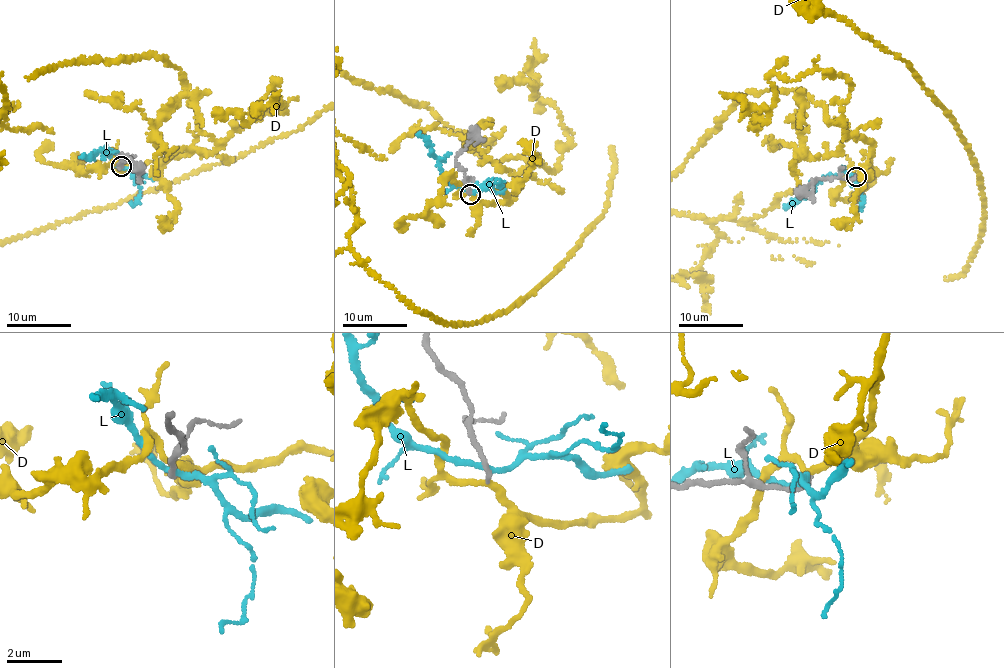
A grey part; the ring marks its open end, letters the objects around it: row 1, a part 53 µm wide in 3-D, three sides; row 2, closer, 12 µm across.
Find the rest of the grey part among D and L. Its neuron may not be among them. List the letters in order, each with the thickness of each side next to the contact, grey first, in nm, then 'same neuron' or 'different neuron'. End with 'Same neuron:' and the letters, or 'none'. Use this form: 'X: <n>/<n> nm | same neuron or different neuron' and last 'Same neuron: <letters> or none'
D: 170/240 nm | different neuron
L: 200/200 nm | different neuron
Same neuron: none

